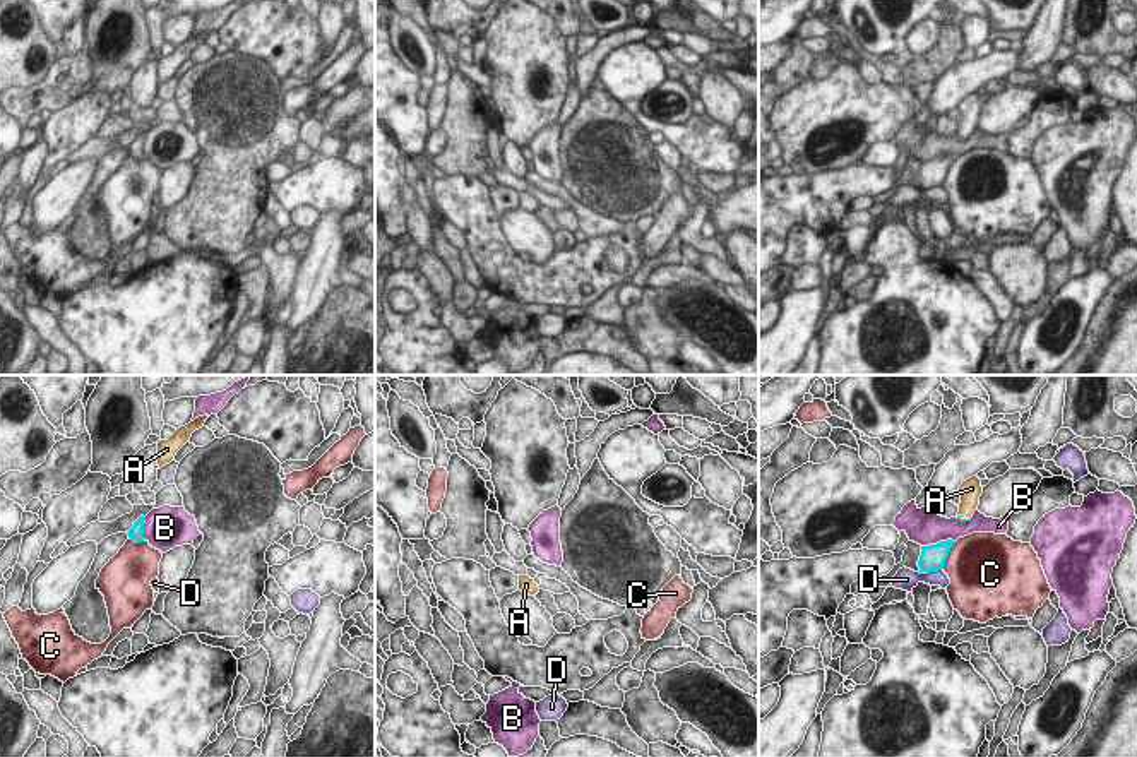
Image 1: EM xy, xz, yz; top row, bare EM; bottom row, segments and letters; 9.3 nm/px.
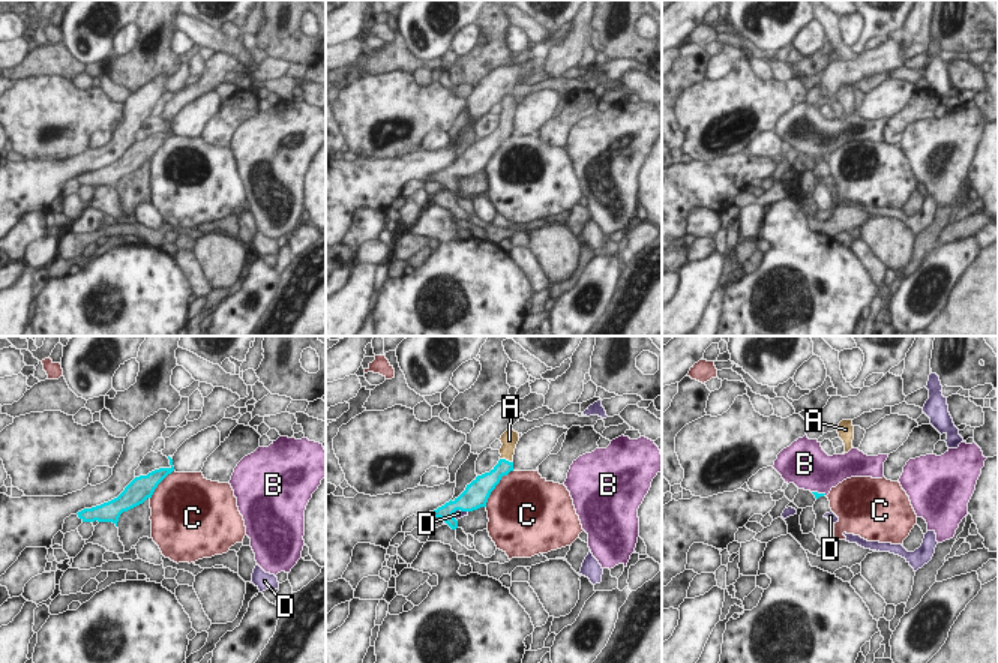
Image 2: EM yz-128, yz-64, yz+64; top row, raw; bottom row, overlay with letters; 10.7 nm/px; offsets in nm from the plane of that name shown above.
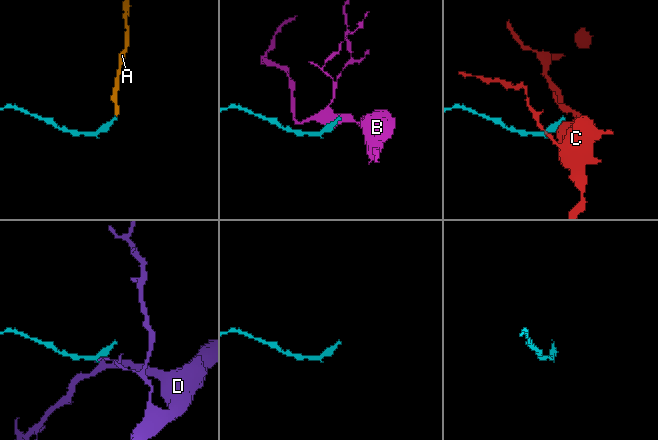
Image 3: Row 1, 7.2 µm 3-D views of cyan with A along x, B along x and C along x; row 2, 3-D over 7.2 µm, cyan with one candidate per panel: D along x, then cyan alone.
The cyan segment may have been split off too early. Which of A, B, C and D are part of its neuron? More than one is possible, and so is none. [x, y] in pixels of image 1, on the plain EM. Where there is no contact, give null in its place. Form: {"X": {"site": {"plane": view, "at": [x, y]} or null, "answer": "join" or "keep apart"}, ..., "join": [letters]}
{"A": {"site": {"plane": "yz", "at": [964, 136]}, "answer": "join"}, "B": {"site": {"plane": "yz", "at": [937, 160]}, "answer": "keep apart"}, "C": {"site": {"plane": "yz", "at": [947, 172]}, "answer": "keep apart"}, "D": {"site": {"plane": "yz", "at": [934, 187]}, "answer": "keep apart"}, "join": ["A"]}

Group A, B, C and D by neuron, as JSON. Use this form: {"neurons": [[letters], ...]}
{"neurons": [["A"], ["B"], ["C"], ["D"]]}

